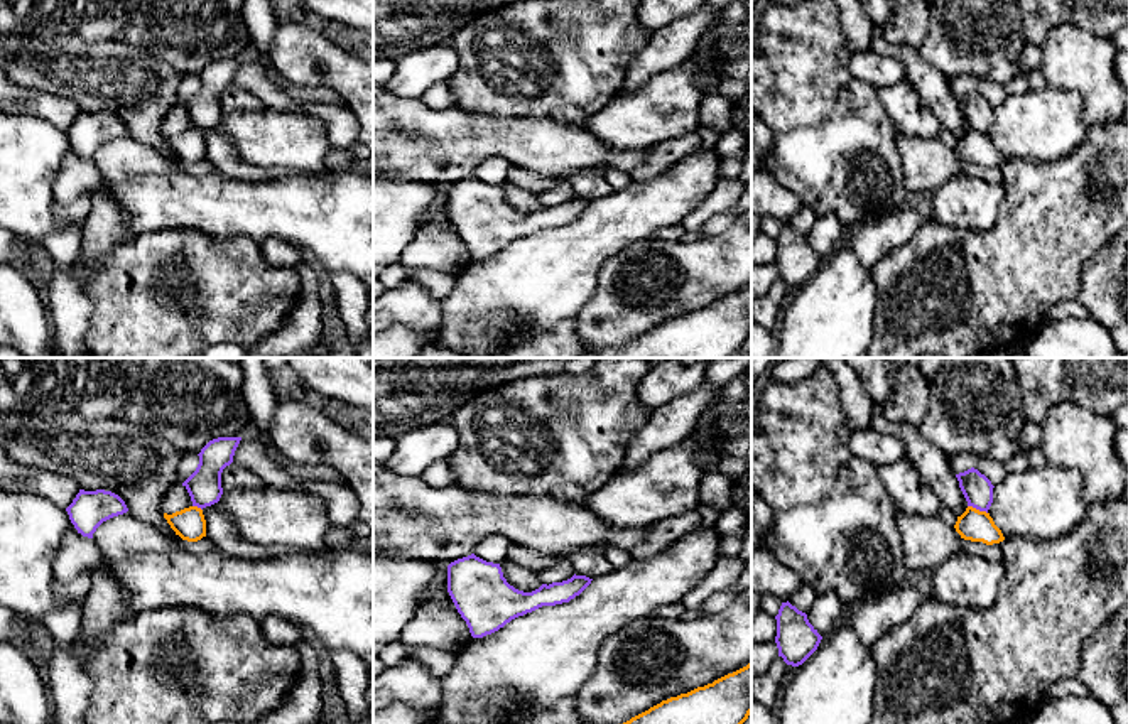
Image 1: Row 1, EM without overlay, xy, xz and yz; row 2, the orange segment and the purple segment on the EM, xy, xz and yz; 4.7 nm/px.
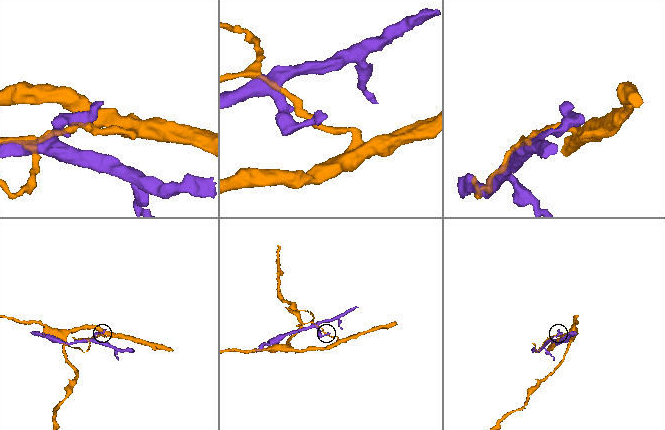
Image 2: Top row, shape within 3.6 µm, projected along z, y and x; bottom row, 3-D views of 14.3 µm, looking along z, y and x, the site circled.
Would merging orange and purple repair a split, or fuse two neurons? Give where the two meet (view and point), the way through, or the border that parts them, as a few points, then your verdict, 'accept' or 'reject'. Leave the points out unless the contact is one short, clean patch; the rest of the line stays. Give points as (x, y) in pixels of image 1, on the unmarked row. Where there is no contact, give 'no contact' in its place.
meets orange in yz at (978, 132); reject

